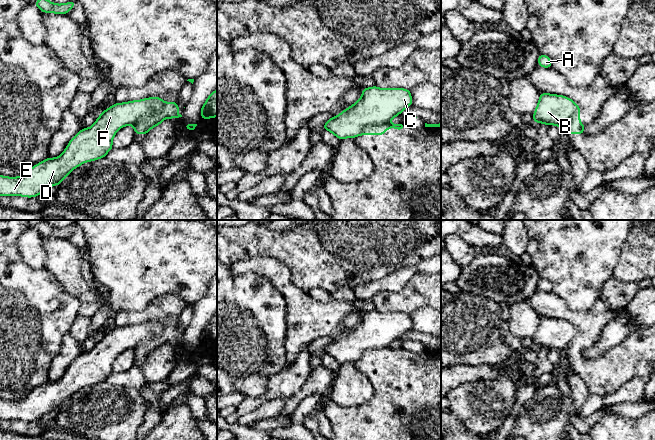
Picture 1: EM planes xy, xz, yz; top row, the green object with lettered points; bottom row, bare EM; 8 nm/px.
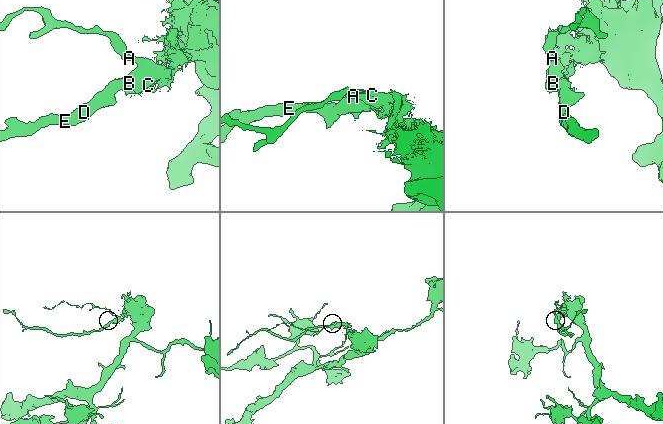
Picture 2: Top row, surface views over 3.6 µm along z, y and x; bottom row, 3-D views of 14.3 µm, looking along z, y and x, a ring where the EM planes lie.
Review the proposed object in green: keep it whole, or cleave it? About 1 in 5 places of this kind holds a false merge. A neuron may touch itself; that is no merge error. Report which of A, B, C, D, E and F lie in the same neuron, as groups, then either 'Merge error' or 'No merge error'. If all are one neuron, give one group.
Groups: A / B C D E F. Merge error

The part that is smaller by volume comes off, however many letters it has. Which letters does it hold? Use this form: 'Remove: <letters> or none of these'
Remove: B, C, D, E, F

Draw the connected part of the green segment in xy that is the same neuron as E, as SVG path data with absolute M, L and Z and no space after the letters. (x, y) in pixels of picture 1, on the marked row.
M160 97L115 103L105 109L91 127L79 131L60 156L48 157L19 177L0 175L0 195L31 198L47 188L60 185L76 167L106 157L119 129L135 124L145 114L162 111L164 106Z

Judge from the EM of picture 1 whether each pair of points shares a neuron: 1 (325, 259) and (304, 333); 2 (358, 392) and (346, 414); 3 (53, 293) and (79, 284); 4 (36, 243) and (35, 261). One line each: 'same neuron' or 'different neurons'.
1: different neurons
2: different neurons
3: different neurons
4: same neuron

